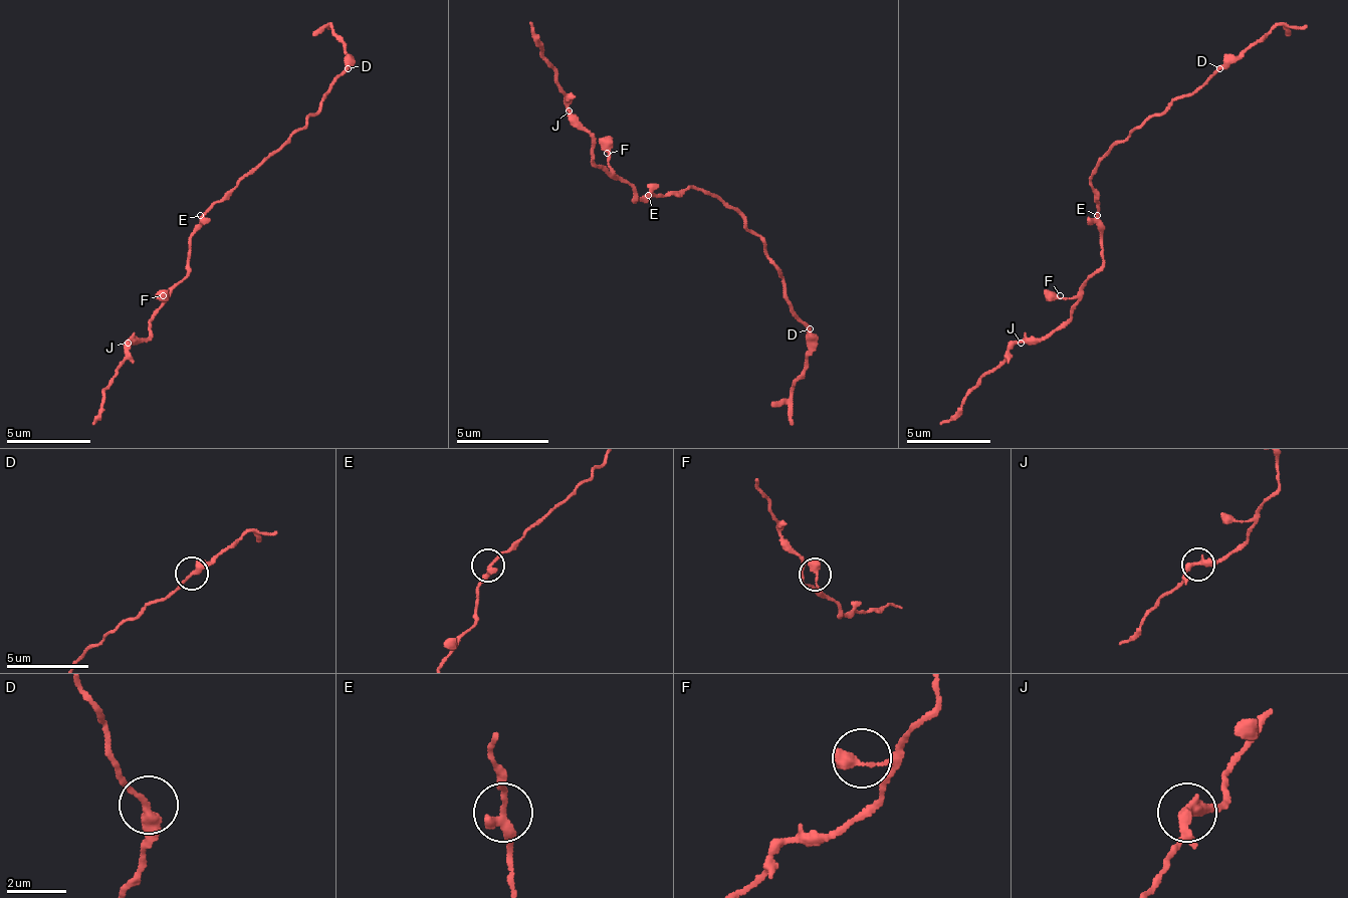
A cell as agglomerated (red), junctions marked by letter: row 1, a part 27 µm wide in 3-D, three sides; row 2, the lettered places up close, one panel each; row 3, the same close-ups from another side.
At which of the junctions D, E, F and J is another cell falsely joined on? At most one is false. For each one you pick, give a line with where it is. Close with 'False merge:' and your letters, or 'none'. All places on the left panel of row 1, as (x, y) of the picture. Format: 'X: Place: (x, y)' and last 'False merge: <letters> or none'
False merge: none

